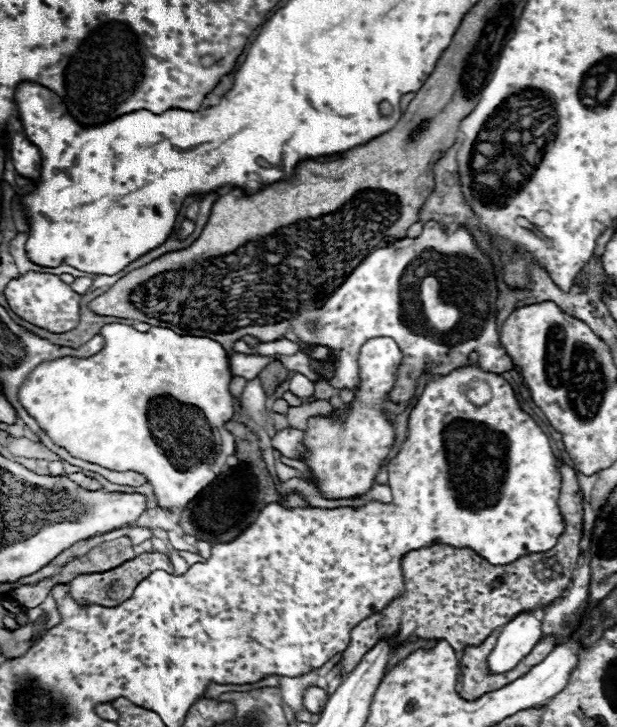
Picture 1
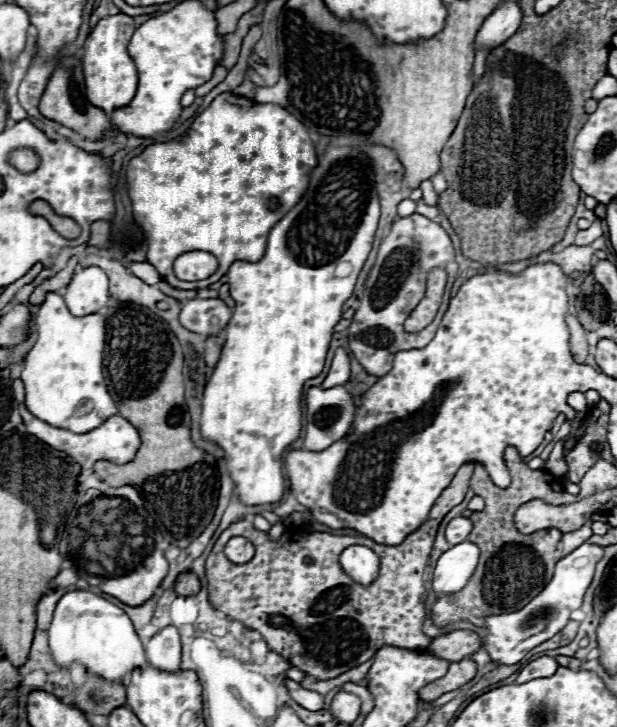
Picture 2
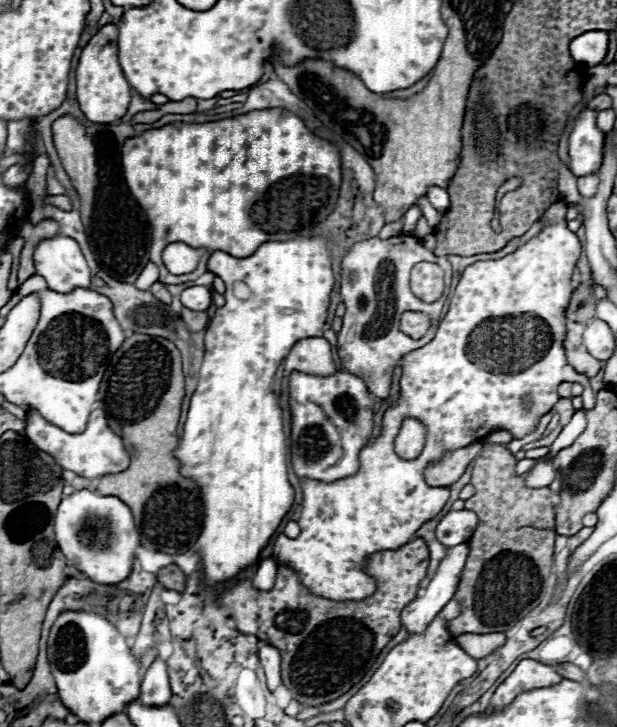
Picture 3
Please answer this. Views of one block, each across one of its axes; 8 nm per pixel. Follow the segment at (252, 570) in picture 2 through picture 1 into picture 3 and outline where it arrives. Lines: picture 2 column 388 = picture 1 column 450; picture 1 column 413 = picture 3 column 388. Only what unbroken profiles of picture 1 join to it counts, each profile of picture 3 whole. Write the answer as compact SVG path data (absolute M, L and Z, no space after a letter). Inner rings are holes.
M414 538L412 542L408 542L398 550L384 550L374 554L368 562L368 574L372 574L378 580L378 590L374 596L360 602L352 602L352 600L332 602L332 600L314 596L312 592L308 592L308 588L304 588L298 582L296 572L290 570L288 566L278 568L276 584L272 590L260 592L252 586L250 580L242 580L242 582L234 582L230 588L224 588L216 596L216 602L222 608L232 610L232 618L236 620L236 626L242 634L254 634L258 636L258 640L264 640L280 650L282 684L292 692L292 696L302 706L320 706L346 694L354 684L362 680L366 672L364 668L368 668L374 662L376 654L388 644L388 640L380 640L380 636L392 638L398 634L400 612L416 598L420 582L426 578L428 560L430 560L428 546L424 540L418 540L418 538Z

